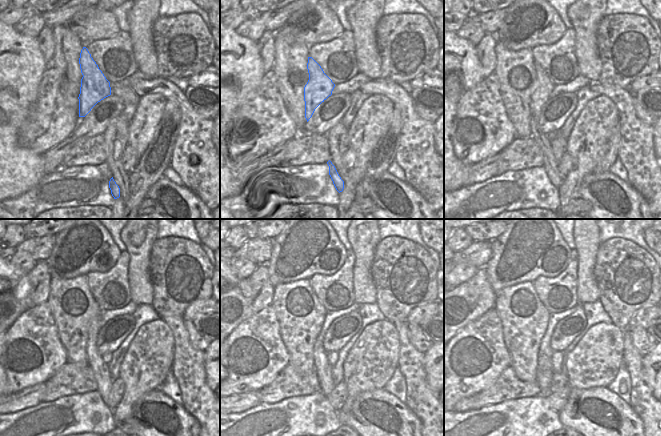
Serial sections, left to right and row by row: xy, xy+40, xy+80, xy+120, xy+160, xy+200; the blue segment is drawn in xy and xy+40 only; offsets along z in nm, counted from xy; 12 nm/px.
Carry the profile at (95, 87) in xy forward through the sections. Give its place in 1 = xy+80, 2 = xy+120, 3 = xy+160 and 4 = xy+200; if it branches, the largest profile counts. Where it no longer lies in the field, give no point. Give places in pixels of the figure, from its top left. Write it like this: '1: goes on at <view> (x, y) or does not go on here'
1: goes on at xy+80 (545, 87)
2: goes on at xy+120 (100, 369)
3: goes on at xy+160 (324, 370)
4: goes on at xy+200 (544, 363)

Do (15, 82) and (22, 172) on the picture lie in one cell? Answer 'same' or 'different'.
same

